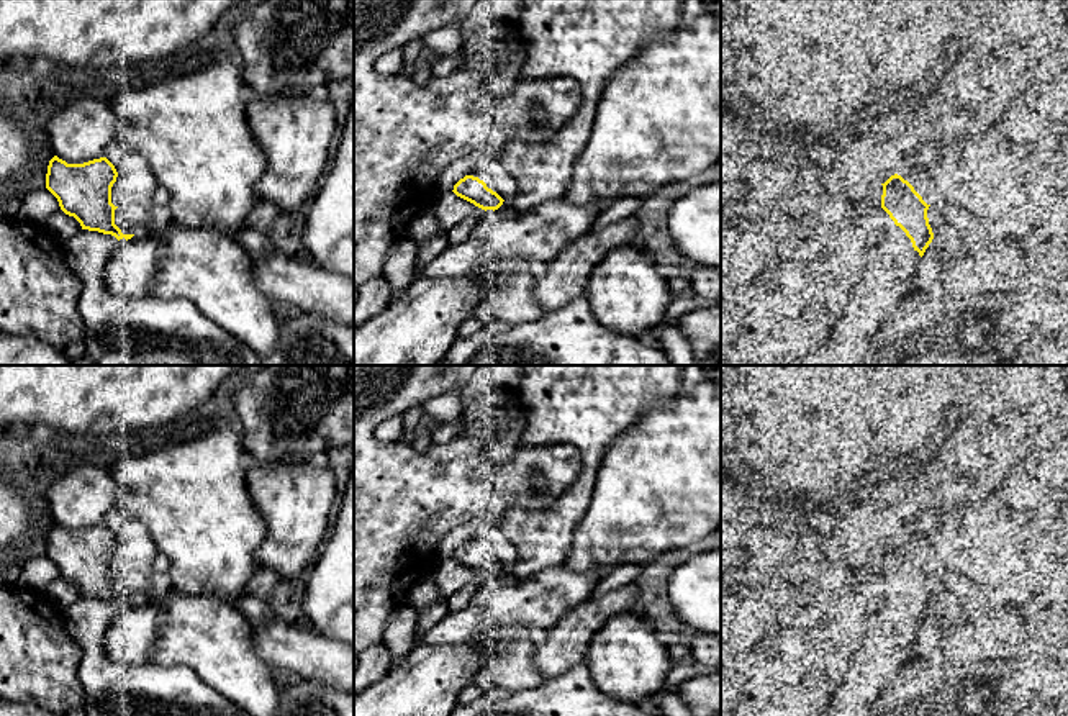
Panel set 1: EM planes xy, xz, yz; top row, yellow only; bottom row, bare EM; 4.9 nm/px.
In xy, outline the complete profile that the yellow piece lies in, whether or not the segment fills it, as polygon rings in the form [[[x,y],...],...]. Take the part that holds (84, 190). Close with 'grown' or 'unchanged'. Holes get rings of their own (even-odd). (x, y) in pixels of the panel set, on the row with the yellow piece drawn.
[[[54,156],[46,174],[46,188],[57,198],[61,210],[74,216],[82,229],[111,234],[118,241],[131,239],[115,224],[111,187],[118,172],[106,159],[93,159],[84,164],[67,164]]] | unchanged

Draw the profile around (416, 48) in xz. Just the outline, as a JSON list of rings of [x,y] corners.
[[[416,38],[403,46],[405,66],[416,64],[426,54],[424,38]]]

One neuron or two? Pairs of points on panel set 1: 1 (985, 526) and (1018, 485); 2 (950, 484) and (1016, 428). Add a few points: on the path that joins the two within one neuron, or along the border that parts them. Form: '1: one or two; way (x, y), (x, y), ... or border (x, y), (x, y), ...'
1: one; way (995, 516), (995, 510), (1008, 495)
2: one; way (962, 469), (998, 433)

